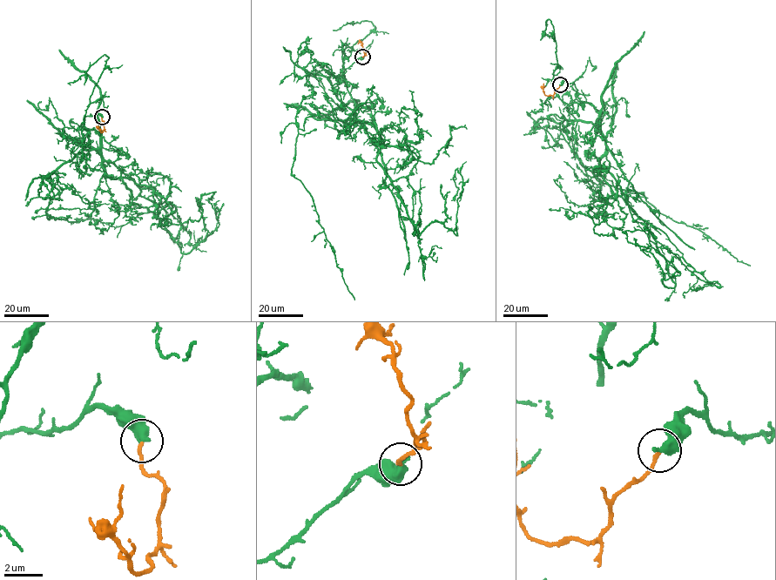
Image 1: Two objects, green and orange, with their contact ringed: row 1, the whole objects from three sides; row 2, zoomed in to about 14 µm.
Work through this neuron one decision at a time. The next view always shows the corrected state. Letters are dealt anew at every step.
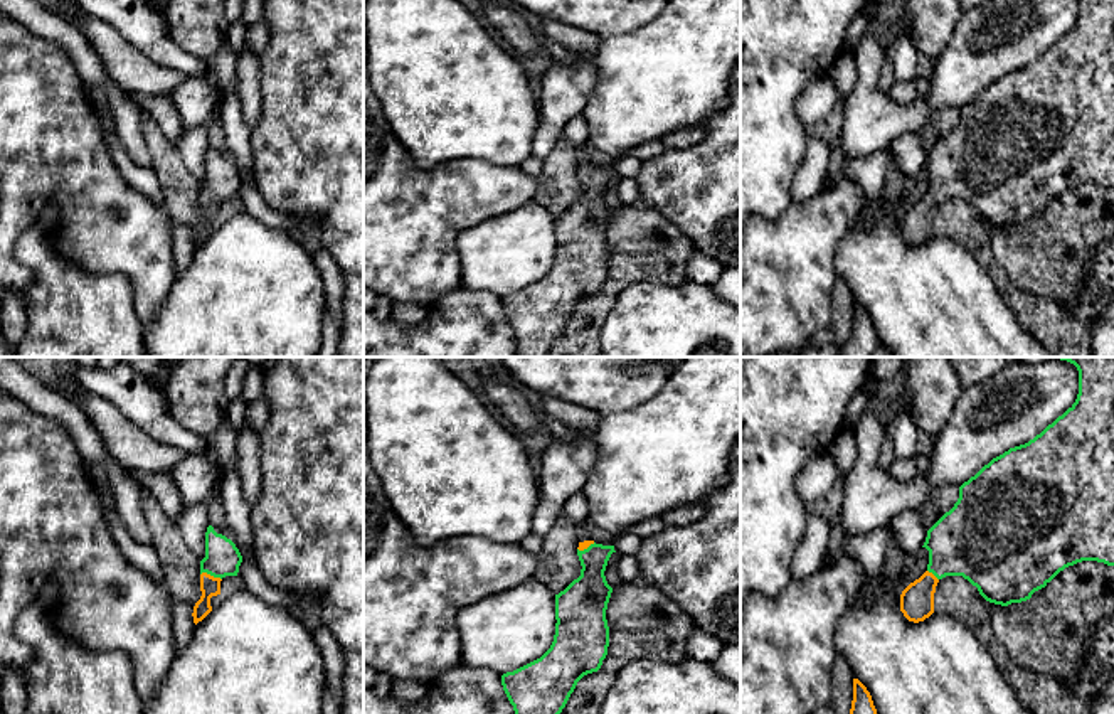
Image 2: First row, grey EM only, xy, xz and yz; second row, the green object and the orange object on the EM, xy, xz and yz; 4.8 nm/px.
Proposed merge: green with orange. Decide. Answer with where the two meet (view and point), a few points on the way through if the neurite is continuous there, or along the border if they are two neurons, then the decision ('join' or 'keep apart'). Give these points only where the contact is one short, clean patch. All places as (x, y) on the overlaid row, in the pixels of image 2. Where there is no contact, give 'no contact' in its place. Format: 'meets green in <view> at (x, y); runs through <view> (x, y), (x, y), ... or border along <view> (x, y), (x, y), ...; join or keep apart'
meets green in xy at (211, 575); runs through xy (222, 558), (211, 575), (211, 586); join

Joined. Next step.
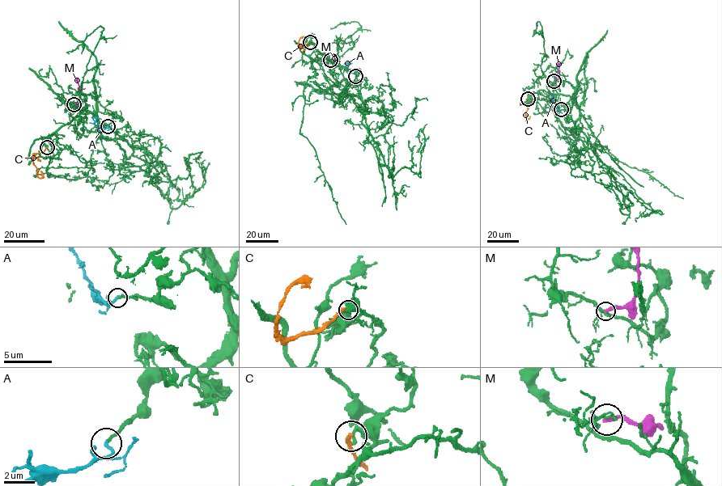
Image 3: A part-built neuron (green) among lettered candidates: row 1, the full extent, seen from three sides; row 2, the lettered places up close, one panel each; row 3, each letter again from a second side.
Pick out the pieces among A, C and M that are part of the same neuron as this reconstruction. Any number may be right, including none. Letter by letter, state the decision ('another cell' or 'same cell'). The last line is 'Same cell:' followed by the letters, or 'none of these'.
A: same cell
C: another cell
M: another cell
Same cell: A

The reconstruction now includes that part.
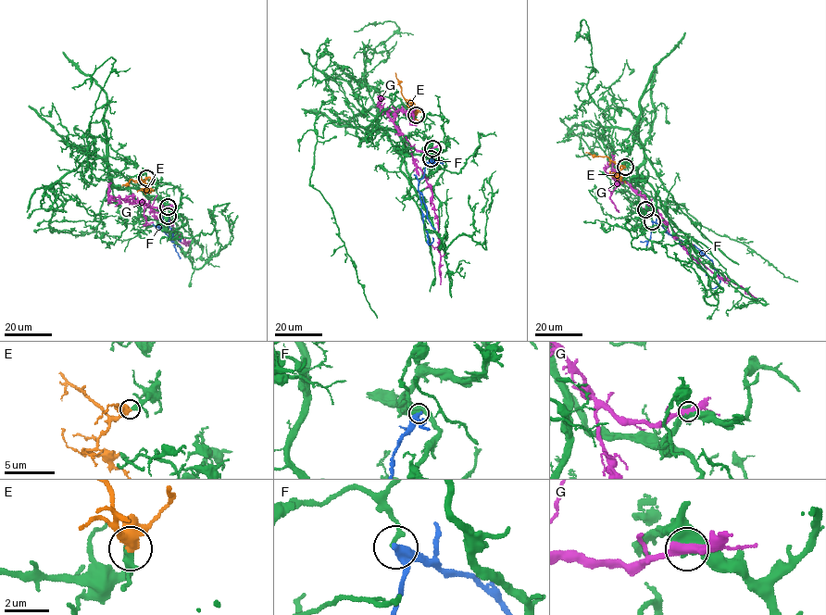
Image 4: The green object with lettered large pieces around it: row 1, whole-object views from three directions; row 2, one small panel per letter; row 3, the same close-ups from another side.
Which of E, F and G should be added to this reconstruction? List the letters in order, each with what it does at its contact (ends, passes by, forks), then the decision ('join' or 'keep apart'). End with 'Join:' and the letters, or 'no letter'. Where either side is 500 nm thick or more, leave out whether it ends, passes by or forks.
E: it forks | join
F: it passes by | keep apart
G: it passes by | keep apart
Join: E

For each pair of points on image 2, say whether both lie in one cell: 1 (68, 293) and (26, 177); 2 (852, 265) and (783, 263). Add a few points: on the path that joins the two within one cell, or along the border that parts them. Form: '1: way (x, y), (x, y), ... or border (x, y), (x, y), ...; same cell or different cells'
1: border (59, 209), (49, 206), (17, 241); different cells
2: border (848, 228), (837, 246), (837, 275); different cells

